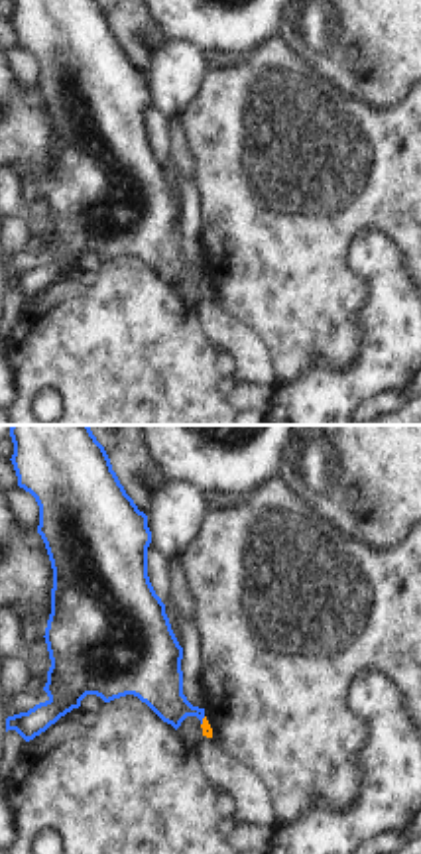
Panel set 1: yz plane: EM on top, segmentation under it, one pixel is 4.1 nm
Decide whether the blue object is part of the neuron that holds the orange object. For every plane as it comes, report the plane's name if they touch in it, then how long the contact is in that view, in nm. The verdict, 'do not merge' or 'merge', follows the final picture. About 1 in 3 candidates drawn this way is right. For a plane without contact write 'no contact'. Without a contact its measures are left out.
yz | 40 nm

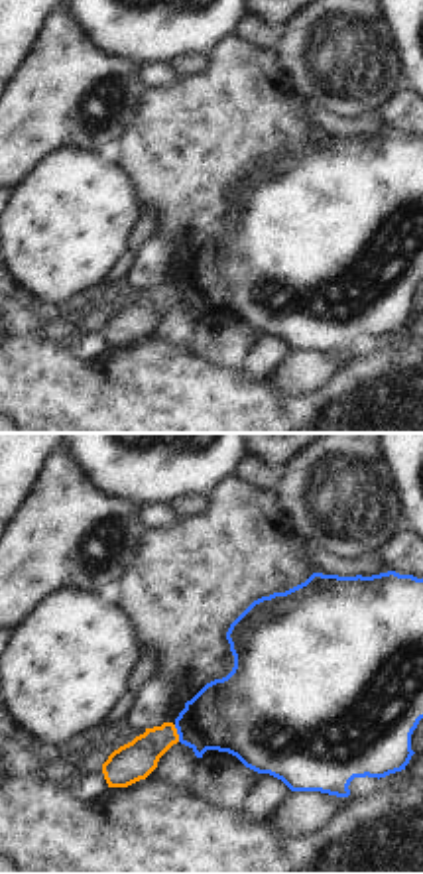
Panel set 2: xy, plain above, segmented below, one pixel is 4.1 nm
xy | 80 nm

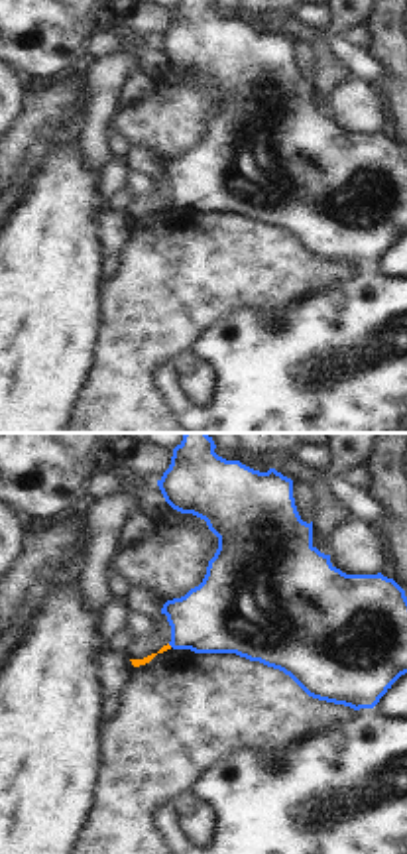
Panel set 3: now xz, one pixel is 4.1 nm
no contact

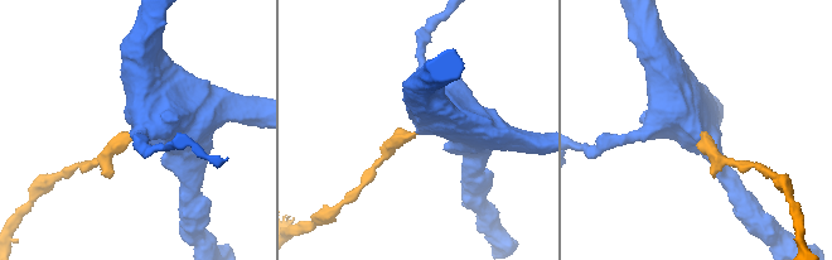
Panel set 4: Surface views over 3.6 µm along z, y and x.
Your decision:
do not merge

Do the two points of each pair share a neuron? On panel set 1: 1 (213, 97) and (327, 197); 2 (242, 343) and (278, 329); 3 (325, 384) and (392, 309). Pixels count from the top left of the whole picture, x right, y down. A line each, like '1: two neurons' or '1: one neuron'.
1: one neuron
2: two neurons
3: one neuron

